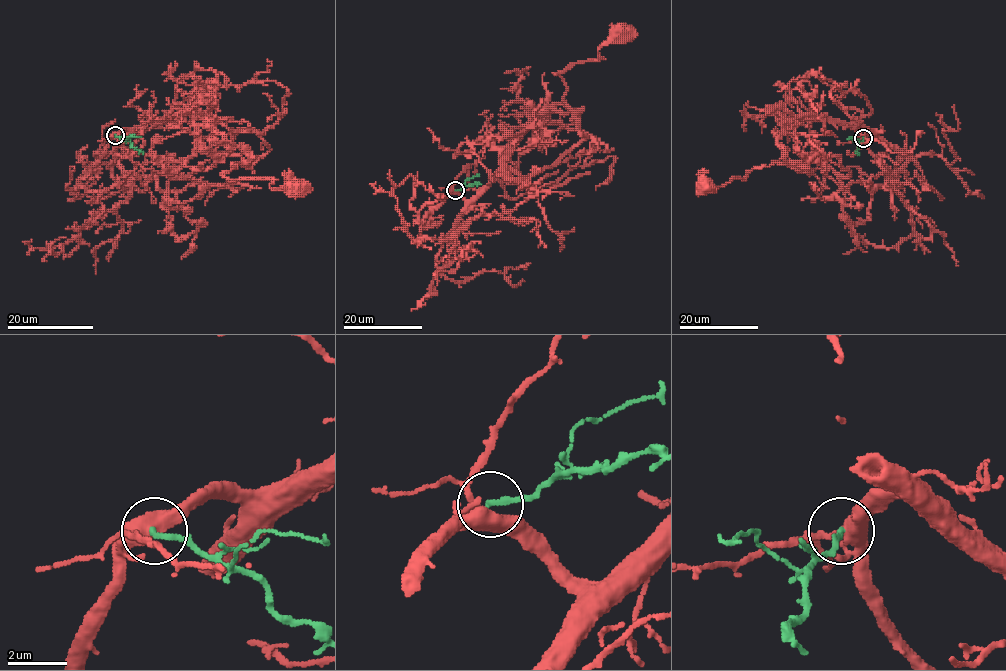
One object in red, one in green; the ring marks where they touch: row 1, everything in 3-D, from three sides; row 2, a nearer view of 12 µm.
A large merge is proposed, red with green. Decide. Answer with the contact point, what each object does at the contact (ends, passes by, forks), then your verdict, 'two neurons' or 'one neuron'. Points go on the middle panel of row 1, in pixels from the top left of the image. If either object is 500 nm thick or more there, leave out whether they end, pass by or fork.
(455, 190) | red forks | green ends | one neuron

